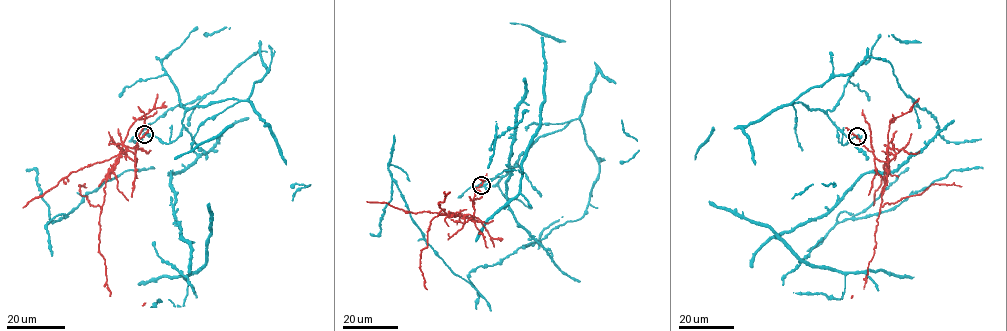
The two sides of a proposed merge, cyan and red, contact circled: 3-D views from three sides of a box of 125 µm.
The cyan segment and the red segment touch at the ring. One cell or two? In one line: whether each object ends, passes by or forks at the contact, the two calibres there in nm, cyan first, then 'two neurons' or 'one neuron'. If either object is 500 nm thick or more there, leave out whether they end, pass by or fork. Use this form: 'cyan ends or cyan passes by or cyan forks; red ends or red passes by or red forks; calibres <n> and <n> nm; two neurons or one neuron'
calibres 750 and 260 nm; two neurons

